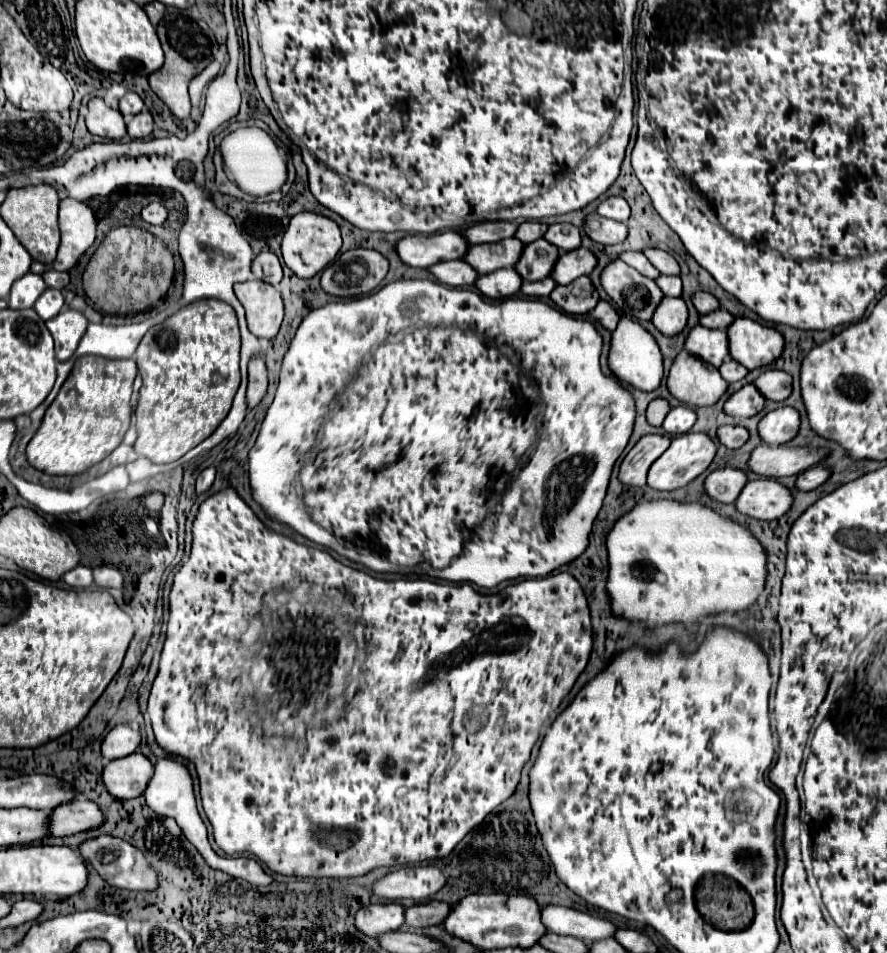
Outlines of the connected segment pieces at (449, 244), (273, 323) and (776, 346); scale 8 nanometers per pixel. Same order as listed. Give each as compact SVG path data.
M445 230L441 234L415 234L397 242L399 258L409 266L429 268L435 262L459 260L471 248L461 230Z
M261 280L241 282L235 286L235 296L247 312L249 332L263 340L273 340L283 320L281 294Z
M737 318L729 326L729 352L747 370L763 368L775 362L785 348L779 330L755 322L751 318Z

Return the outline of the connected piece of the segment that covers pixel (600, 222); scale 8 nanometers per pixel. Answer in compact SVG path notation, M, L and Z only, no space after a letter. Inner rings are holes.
M597 212L589 214L585 220L585 232L599 244L619 244L627 238L627 226L617 220L609 220L599 216Z

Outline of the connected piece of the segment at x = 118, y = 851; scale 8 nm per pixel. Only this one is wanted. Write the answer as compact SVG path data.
M99 836L93 840L87 840L81 844L81 856L93 864L93 868L101 874L101 878L115 886L115 888L125 888L125 890L147 890L153 892L157 890L157 870L149 866L141 850L131 846L129 842L115 838L115 836Z

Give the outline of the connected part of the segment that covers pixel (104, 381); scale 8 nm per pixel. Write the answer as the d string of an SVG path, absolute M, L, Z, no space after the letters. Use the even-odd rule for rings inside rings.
M101 356L77 358L69 374L69 380L63 386L65 394L57 394L57 398L45 412L41 428L27 444L27 462L45 474L73 476L85 472L87 468L107 458L121 444L121 438L125 436L131 424L133 408L129 400L131 400L135 376L137 376L137 364L131 358L129 360L107 360Z

